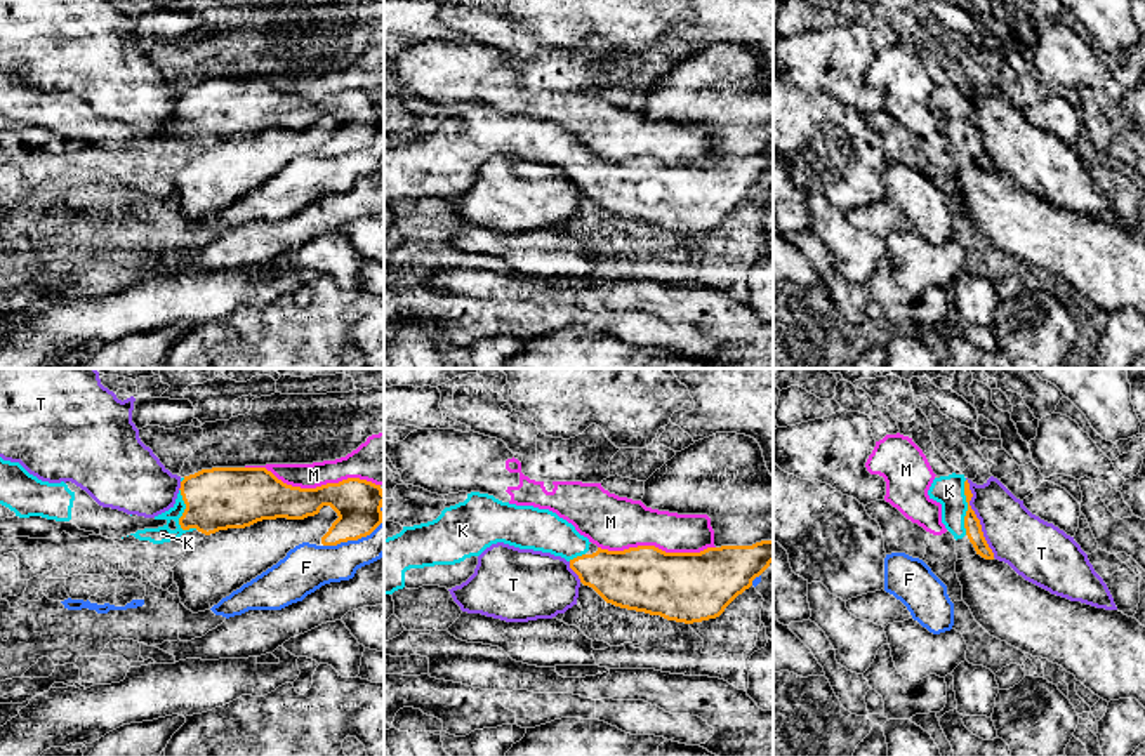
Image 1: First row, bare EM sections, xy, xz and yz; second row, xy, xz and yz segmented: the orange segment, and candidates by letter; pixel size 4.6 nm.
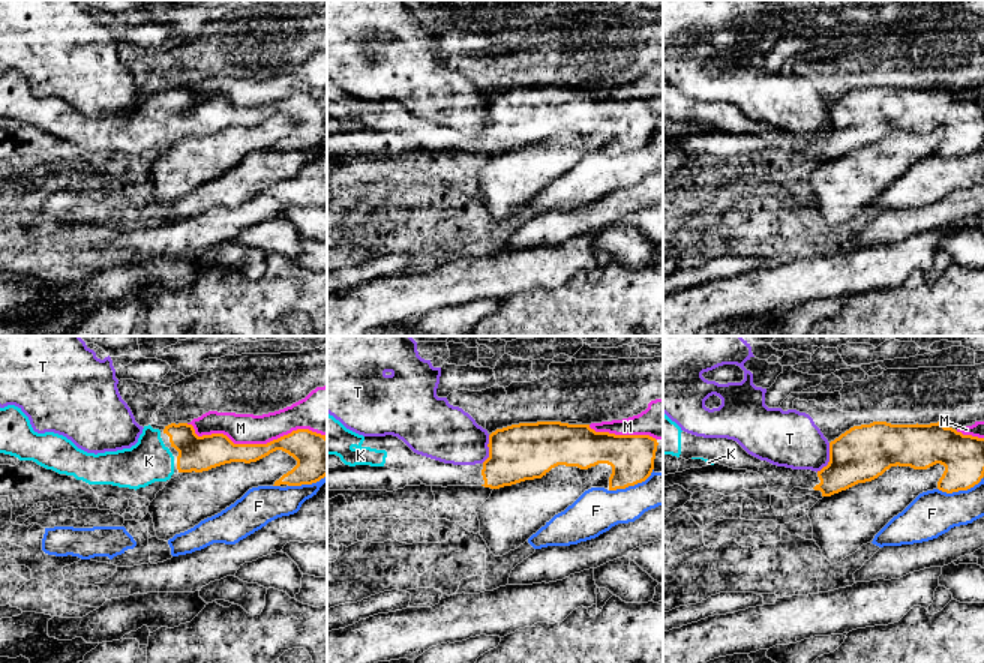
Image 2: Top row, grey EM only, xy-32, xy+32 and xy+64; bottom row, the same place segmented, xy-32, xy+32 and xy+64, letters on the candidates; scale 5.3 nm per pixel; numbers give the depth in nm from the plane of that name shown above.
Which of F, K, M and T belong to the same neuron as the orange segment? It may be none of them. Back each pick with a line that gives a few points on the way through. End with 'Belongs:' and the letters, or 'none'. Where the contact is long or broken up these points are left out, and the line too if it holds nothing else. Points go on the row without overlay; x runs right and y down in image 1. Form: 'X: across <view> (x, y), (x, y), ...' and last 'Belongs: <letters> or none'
K: across yz (972, 134), (968, 131), (968, 119), (949, 101)
Belongs: K

